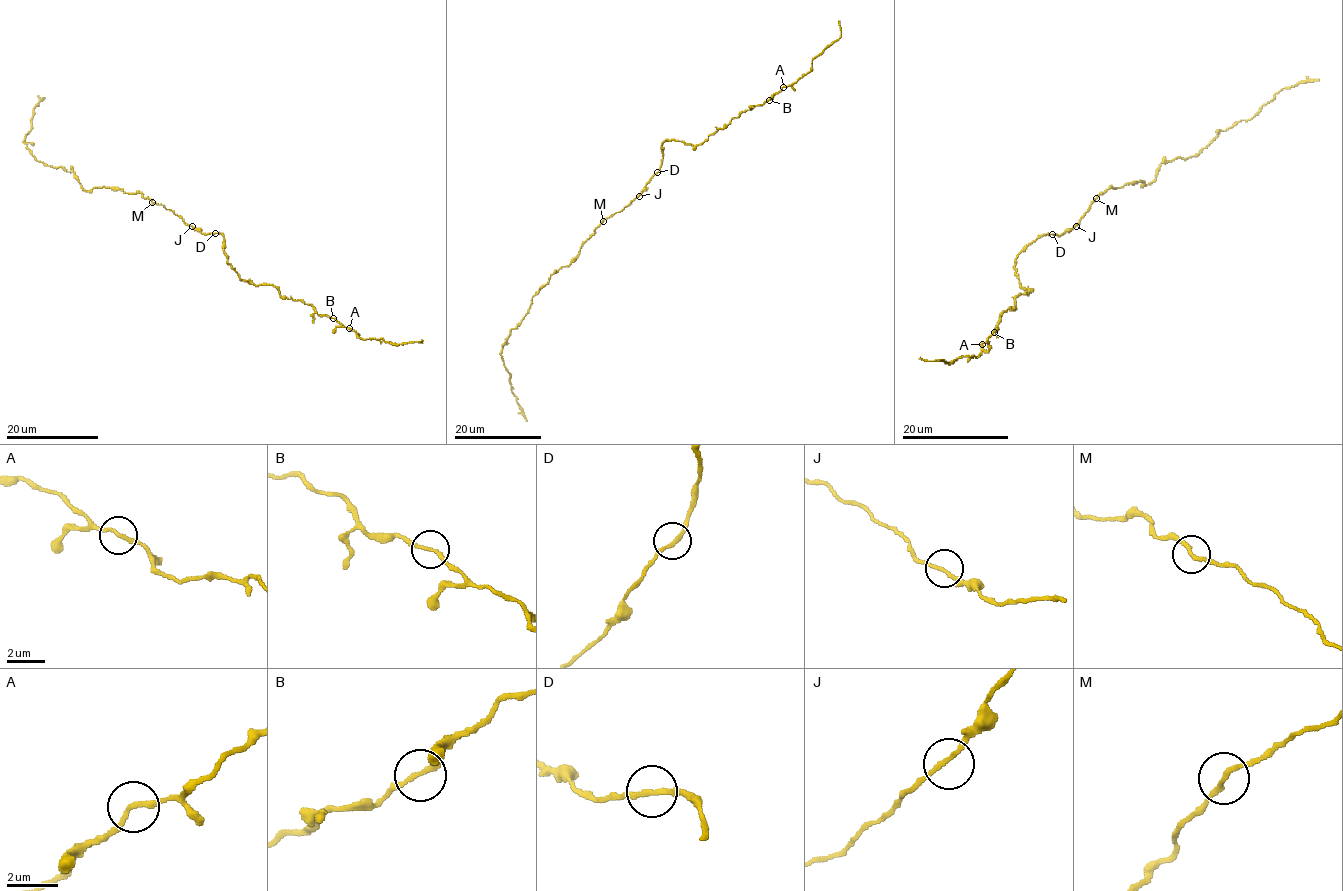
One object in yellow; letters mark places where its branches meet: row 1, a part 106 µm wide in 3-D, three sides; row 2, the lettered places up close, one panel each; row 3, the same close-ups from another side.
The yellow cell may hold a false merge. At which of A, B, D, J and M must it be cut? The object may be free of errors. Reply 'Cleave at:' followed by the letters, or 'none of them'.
Cleave at: none of them

